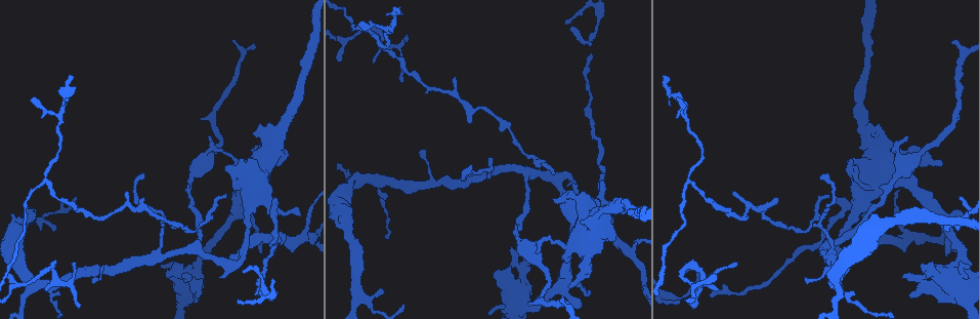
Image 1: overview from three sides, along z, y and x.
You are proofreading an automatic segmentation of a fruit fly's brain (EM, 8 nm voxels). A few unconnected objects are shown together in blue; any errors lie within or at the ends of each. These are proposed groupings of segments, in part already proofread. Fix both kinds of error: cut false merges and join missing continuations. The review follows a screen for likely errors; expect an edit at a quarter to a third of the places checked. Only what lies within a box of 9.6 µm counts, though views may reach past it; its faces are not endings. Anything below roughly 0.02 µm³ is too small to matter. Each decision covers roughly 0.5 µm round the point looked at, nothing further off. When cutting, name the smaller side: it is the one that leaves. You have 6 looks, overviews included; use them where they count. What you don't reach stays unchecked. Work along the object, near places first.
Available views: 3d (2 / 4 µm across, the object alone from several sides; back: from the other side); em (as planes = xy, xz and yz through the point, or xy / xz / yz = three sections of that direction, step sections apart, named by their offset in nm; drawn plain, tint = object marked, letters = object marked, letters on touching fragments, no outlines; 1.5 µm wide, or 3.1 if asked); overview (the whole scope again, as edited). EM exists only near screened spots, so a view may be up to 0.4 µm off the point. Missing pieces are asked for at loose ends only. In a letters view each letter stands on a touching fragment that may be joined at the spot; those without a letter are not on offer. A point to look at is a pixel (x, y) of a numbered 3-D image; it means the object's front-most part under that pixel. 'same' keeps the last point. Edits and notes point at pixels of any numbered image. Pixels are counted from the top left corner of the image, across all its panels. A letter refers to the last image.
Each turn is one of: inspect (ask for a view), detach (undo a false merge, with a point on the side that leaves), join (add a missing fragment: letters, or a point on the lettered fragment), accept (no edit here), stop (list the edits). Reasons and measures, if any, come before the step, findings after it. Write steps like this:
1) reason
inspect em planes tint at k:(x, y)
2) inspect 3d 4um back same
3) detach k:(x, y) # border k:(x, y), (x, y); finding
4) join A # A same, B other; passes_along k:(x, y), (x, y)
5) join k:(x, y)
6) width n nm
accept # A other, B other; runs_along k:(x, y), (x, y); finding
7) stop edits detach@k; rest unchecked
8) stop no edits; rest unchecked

thick end
inspect 3d 2um at 1:(183, 264)

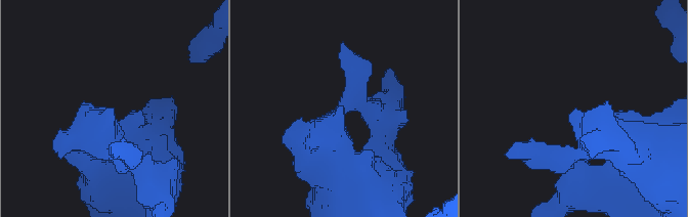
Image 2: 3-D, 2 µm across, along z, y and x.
now the EM
inspect em xz step 8 letters at 2:(112, 114)

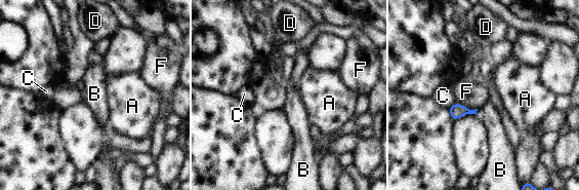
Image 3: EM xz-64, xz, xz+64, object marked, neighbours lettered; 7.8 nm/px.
accept # A other, B other, C other, D other, F other; border 3:(453, 103), (477, 109); none of them fits

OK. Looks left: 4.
branch stops here
inspect em planes letters at 1:(948, 231)

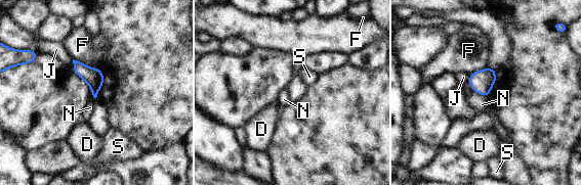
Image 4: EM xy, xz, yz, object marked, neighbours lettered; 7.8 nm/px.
accept # D other, F other, J other, N other, S other; border 4:(472, 90), (485, 97); no lettered fragment goes on from it

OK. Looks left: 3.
thin end
inspect 3d 2um back at 1:(944, 255)

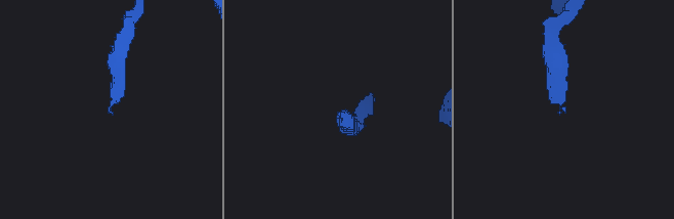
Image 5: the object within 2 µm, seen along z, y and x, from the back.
inspect em planes letters at 5:(339, 113)

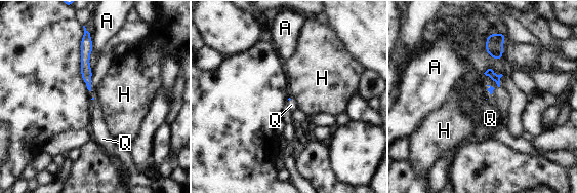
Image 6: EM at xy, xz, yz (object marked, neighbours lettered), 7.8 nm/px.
join Q # A other, H other, Q same; passes_along 6:(86, 72), (90, 88), (96, 117); the cell continues

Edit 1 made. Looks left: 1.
stop edits join@6; rest unchecked

